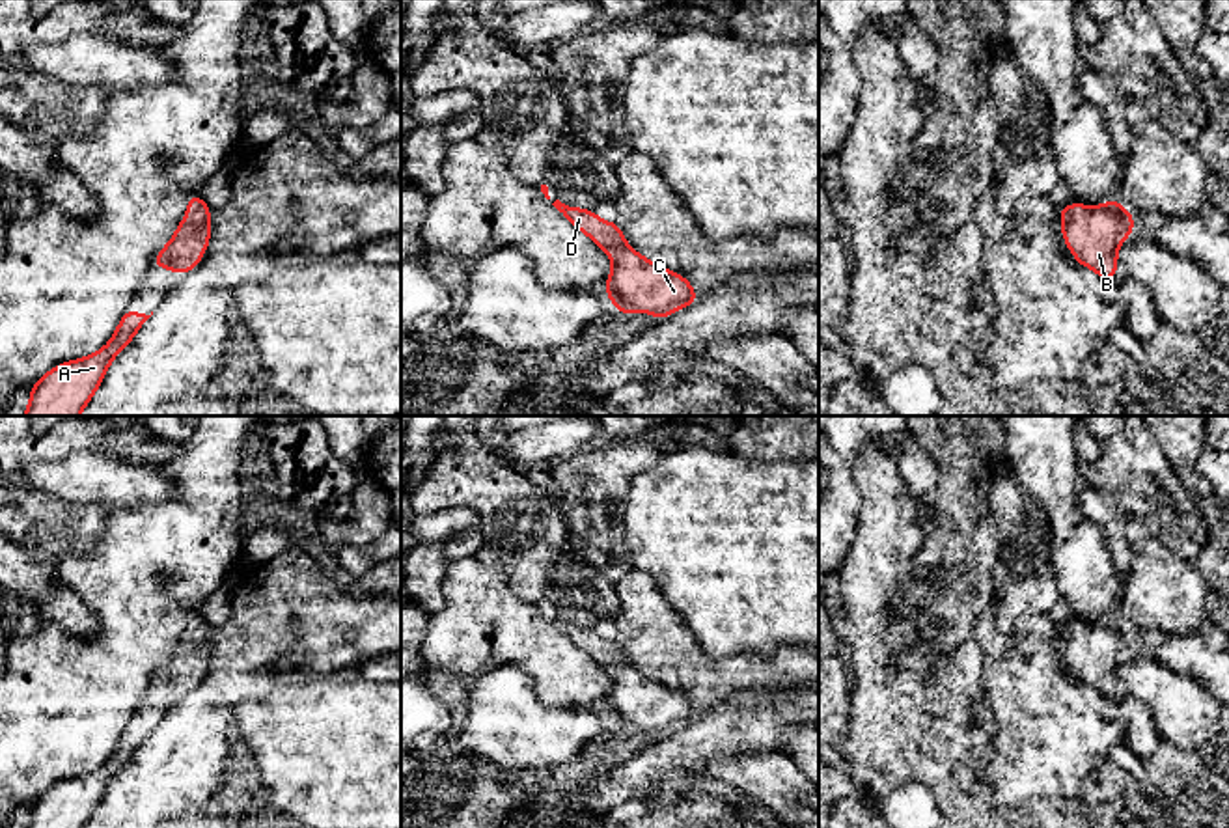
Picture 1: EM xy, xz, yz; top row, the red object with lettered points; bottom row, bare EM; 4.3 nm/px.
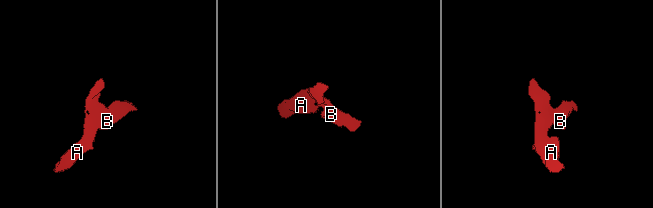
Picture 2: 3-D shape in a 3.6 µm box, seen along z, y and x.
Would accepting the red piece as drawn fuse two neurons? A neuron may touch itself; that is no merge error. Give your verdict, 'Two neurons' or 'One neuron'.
One neuron

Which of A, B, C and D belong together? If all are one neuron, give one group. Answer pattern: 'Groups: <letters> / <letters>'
Groups: A B C D

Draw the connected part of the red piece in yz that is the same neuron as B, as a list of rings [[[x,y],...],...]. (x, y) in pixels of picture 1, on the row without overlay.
[[[1117,617],[1097,625],[1074,619],[1059,625],[1059,632],[1059,647],[1076,681],[1115,701],[1117,668],[1132,653],[1134,634]]]

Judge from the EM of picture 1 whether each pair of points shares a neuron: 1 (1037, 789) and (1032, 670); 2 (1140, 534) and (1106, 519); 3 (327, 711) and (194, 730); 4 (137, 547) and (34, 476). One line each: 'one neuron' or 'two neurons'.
1: one neuron
2: two neurons
3: two neurons
4: two neurons

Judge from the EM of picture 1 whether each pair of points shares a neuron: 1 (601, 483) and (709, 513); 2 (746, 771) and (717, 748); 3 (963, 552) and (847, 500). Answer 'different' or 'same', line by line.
1: different
2: different
3: different

